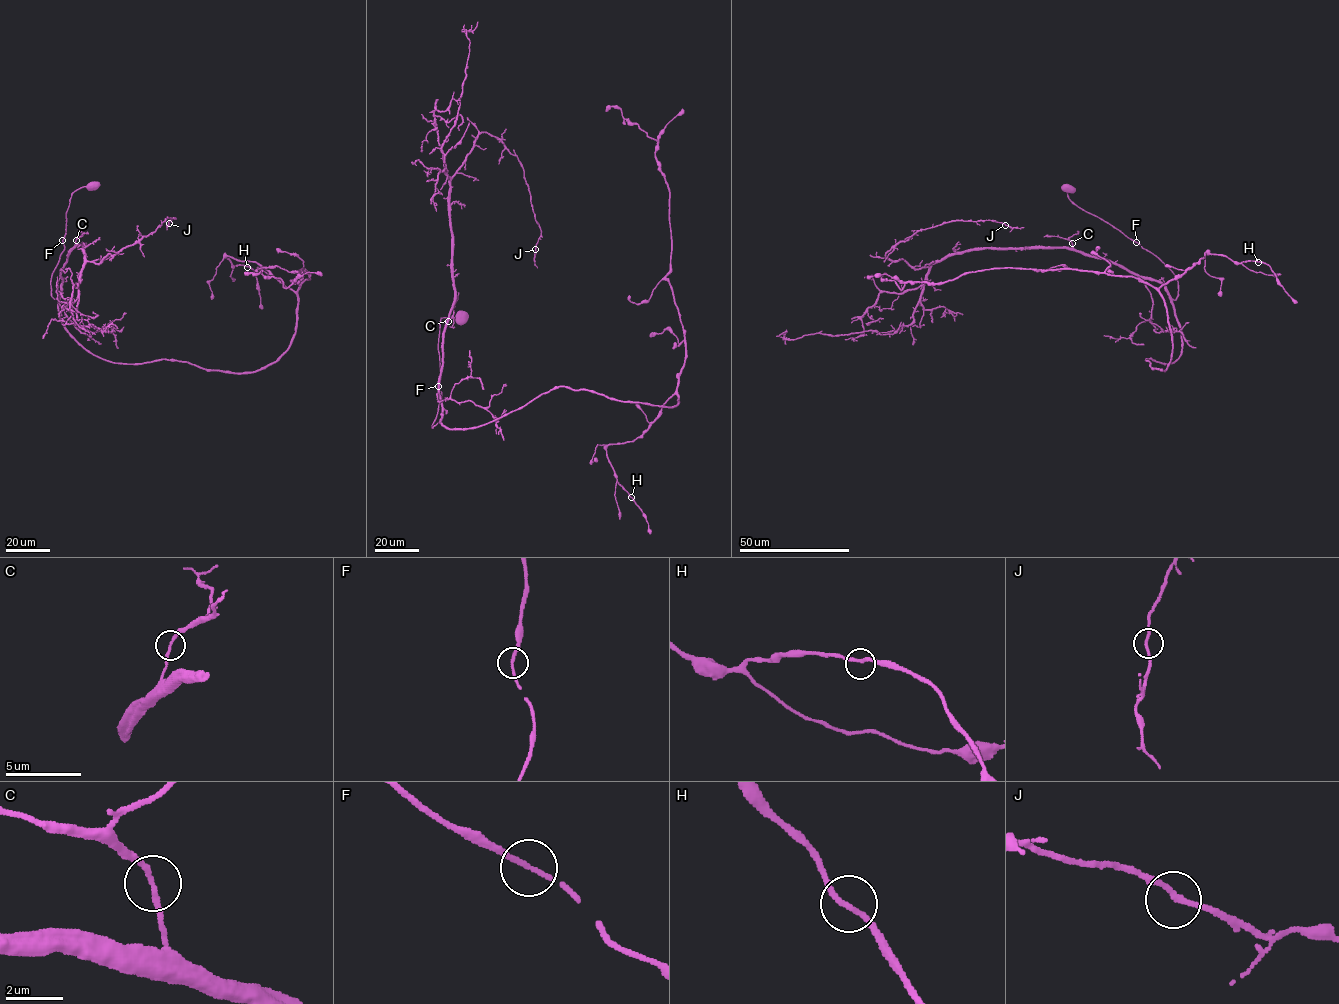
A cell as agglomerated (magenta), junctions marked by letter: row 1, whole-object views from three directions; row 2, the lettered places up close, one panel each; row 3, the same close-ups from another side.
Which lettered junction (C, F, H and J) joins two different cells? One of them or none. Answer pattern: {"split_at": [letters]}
{"split_at": []}

